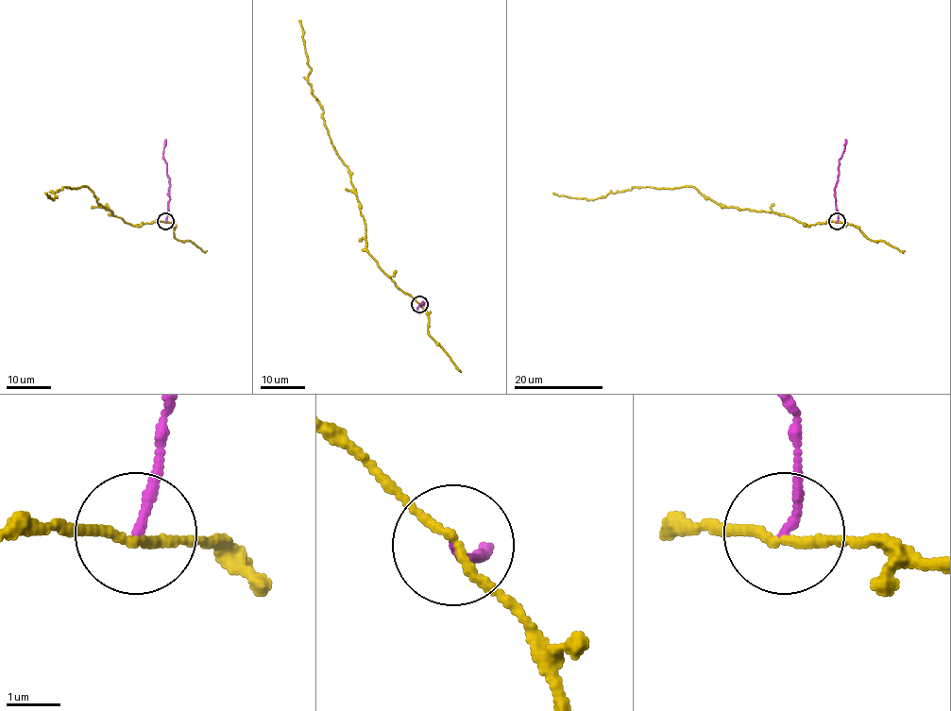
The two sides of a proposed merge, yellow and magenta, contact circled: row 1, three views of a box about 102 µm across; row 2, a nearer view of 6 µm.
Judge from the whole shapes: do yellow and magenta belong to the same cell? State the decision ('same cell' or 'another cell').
another cell

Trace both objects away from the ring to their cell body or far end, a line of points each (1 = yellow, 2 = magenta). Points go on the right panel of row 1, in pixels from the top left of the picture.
1: (837, 222), (806, 226), (781, 214), (722, 207), (704, 197), (692, 186), (638, 186), (586, 200), (552, 192)
2: (837, 221), (835, 183), (846, 140)

